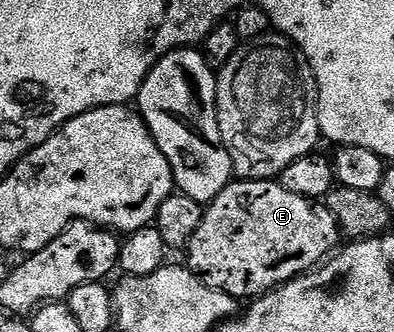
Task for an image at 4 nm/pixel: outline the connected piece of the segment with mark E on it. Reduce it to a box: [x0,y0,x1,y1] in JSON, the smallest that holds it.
[187,178,342,298]

